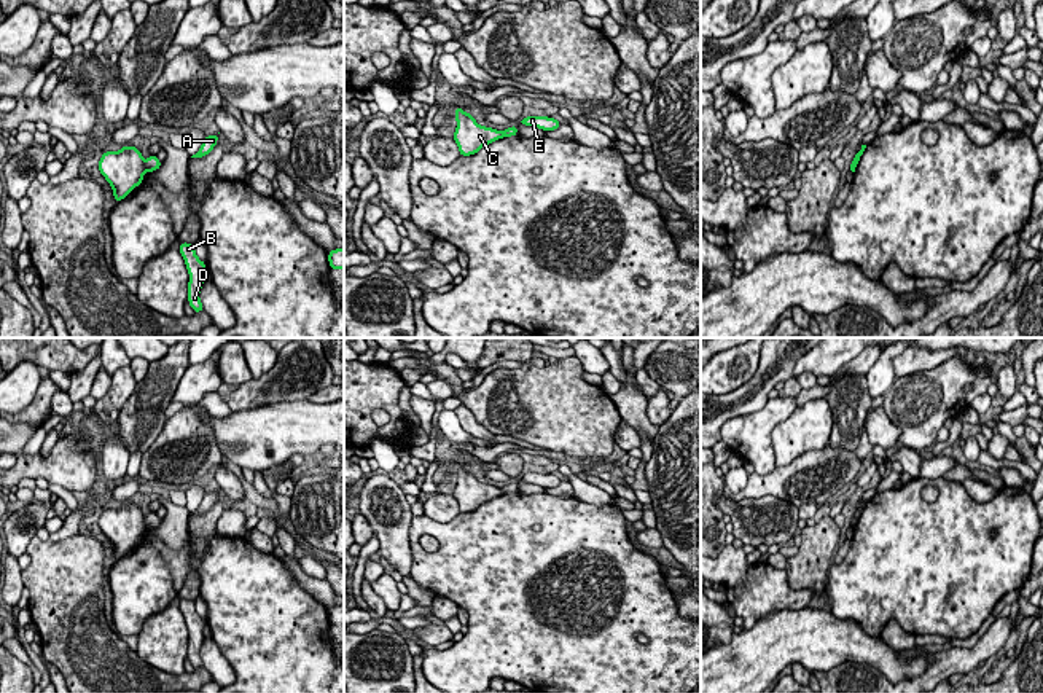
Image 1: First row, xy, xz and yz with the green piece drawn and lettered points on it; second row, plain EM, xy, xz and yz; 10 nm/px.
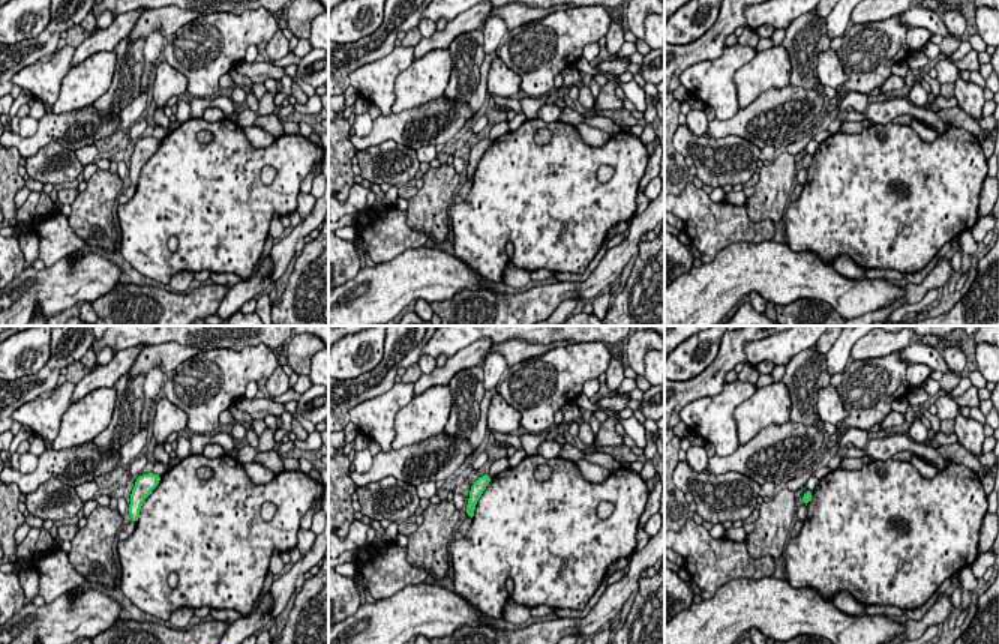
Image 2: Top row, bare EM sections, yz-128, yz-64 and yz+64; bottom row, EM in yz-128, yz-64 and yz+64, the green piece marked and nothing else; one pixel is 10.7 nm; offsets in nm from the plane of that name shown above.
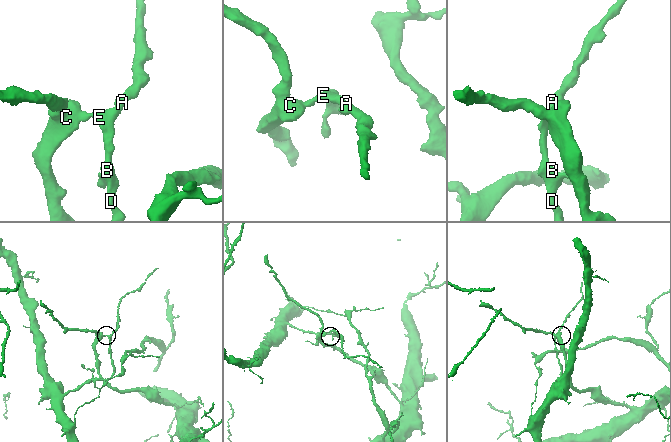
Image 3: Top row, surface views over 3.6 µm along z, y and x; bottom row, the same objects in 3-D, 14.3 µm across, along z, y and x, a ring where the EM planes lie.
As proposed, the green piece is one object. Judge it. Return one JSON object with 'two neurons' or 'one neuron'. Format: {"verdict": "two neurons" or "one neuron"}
{"verdict": "two neurons"}

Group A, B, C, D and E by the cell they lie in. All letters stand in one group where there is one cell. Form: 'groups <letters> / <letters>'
groups A B D E / C

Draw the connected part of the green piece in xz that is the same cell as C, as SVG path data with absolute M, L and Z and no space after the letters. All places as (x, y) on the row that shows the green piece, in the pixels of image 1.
M460 107L455 108L457 127L454 132L454 140L459 147L460 156L471 156L478 153L482 147L503 139L502 132L492 127L479 126L476 119L463 112Z

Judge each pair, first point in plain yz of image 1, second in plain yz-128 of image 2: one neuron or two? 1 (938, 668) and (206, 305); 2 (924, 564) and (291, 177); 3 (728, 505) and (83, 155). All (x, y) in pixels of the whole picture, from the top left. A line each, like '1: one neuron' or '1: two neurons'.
1: one neuron
2: one neuron
3: two neurons

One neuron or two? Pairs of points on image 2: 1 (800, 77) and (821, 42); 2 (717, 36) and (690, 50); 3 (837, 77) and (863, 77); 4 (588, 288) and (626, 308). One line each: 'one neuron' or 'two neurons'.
1: one neuron
2: one neuron
3: two neurons
4: two neurons

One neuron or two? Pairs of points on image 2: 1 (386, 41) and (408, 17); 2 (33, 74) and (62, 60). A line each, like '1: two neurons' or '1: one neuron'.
1: one neuron
2: one neuron

